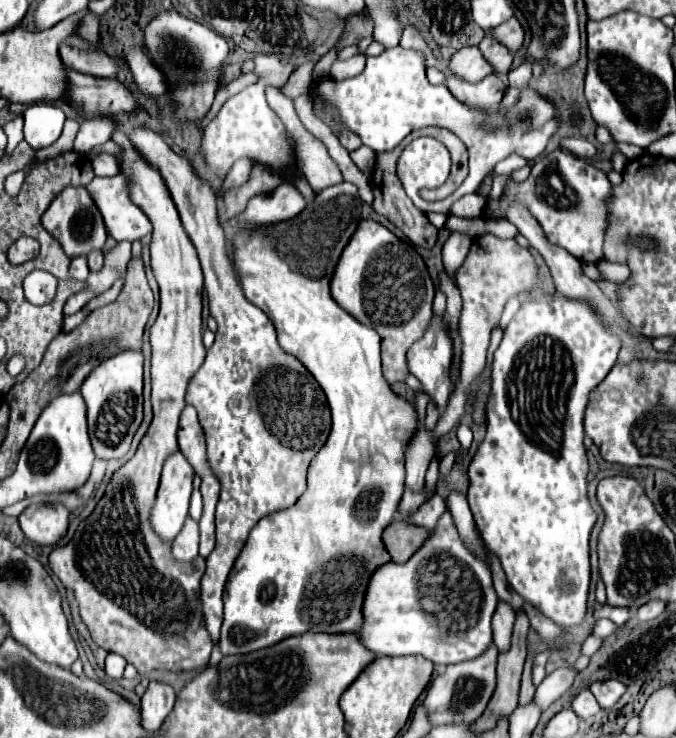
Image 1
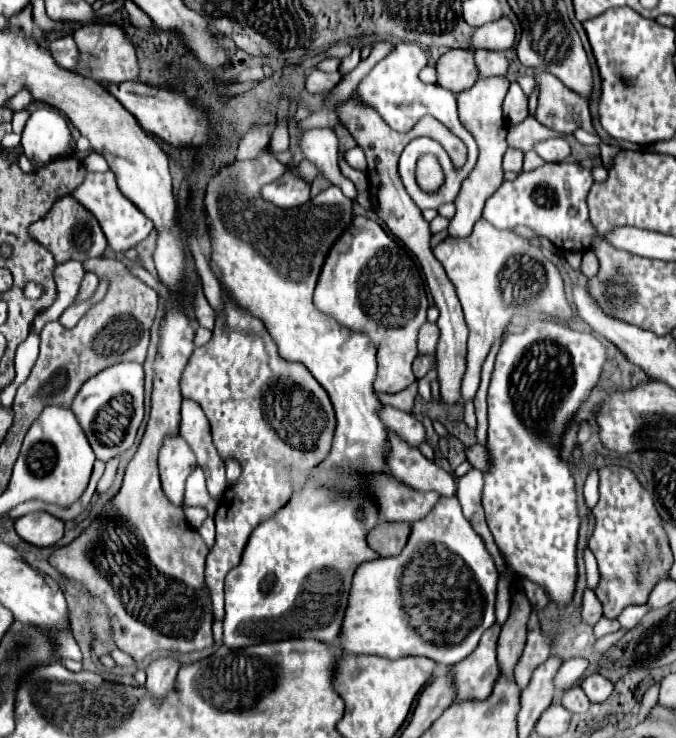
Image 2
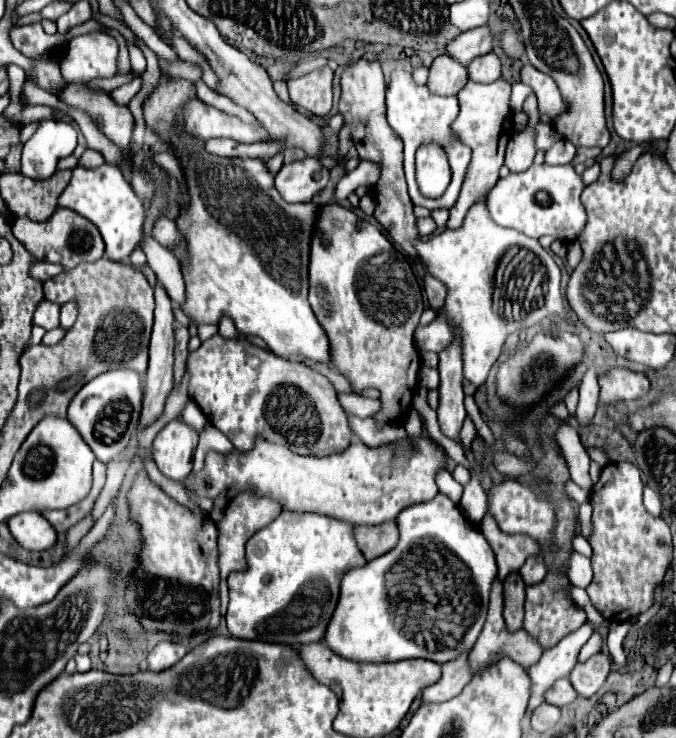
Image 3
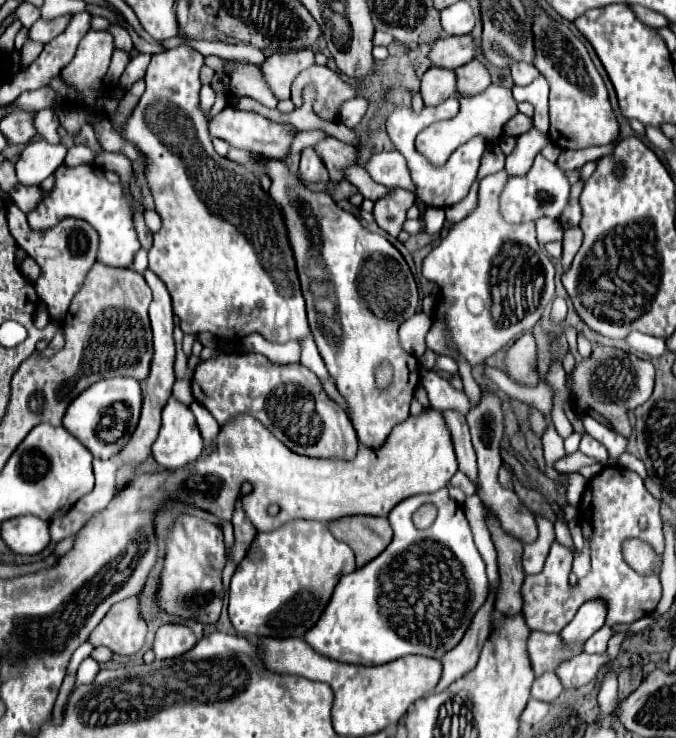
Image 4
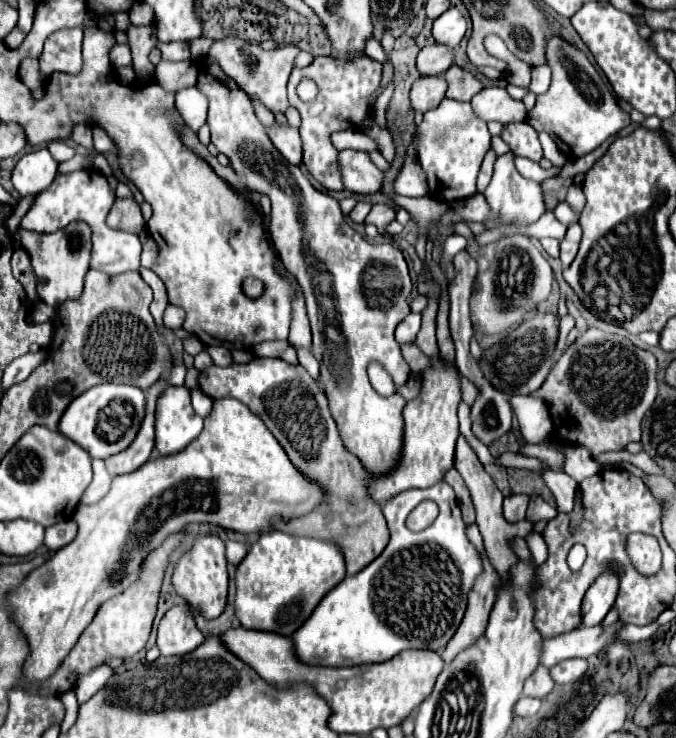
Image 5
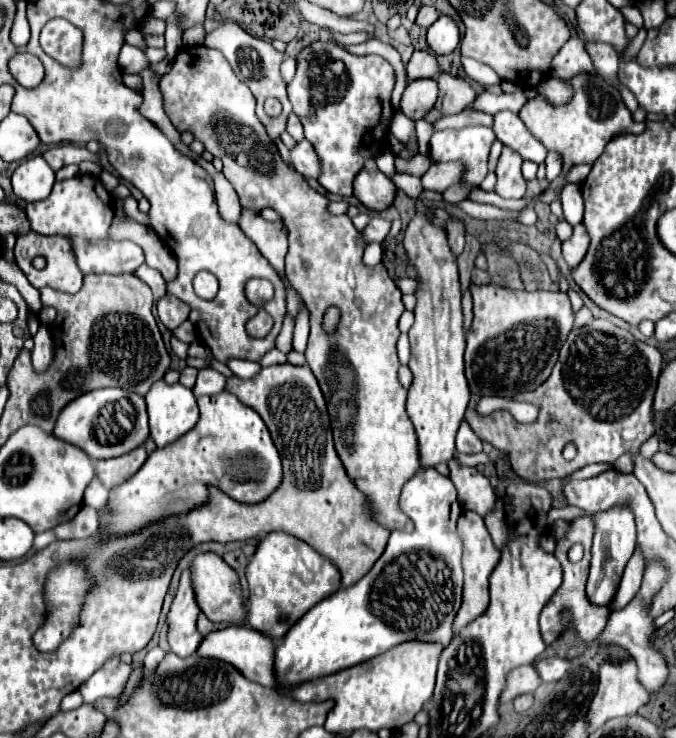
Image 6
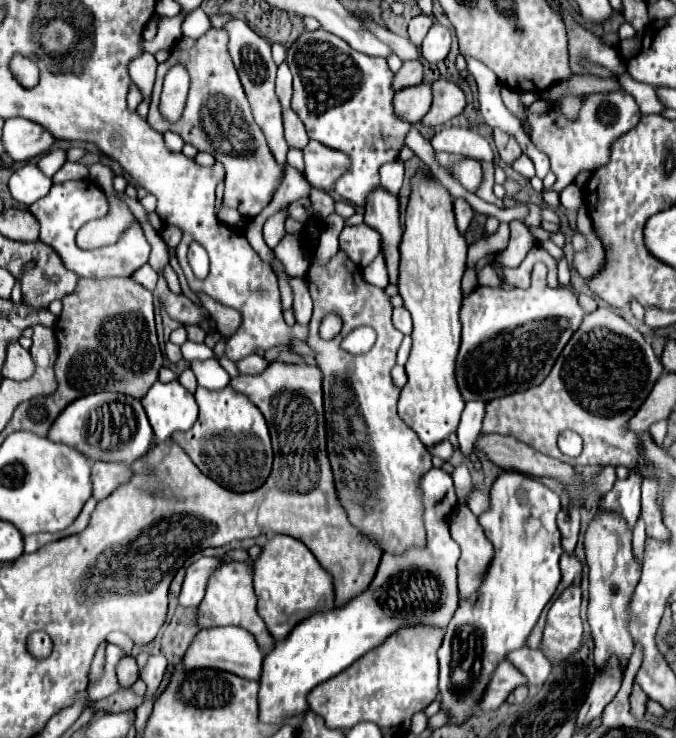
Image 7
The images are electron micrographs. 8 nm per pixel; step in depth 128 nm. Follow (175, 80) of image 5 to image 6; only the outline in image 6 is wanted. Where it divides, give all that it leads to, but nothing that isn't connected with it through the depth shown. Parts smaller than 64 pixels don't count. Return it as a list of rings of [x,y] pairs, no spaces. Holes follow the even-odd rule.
[[[242,208],[242,216],[240,216],[238,224],[240,224],[242,232],[256,244],[260,254],[272,264],[272,268],[282,278],[286,278],[284,256],[288,250],[288,240],[286,240],[284,226],[278,222],[264,220],[260,216],[260,212],[250,210],[250,208]],[[290,282],[284,286],[284,290],[286,290],[286,310],[288,310],[288,316],[290,316],[292,320],[296,320],[296,316],[298,316],[300,310],[304,308],[304,300],[302,300],[300,292],[298,292]]]

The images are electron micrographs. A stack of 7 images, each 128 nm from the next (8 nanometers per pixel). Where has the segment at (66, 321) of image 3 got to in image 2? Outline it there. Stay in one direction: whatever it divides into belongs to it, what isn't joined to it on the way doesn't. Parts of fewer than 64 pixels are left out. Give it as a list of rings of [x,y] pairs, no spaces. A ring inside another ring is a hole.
[[[86,272],[84,280],[82,280],[82,288],[80,288],[80,292],[78,292],[76,302],[90,298],[90,296],[96,292],[96,286],[98,286],[98,276],[96,276],[94,272]]]

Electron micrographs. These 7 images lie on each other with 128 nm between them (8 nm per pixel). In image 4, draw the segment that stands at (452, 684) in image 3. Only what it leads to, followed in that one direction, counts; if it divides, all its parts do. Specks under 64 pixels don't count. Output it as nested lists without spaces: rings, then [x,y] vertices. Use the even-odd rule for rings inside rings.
[[[490,592],[484,608],[480,608],[480,612],[476,612],[468,632],[464,634],[464,640],[460,640],[460,644],[456,648],[452,648],[452,652],[446,652],[442,656],[444,672],[442,672],[438,686],[434,688],[434,694],[444,692],[452,682],[464,678],[476,666],[484,640],[488,638],[488,632],[490,632],[488,620],[492,616],[492,610],[494,610],[494,596]]]

